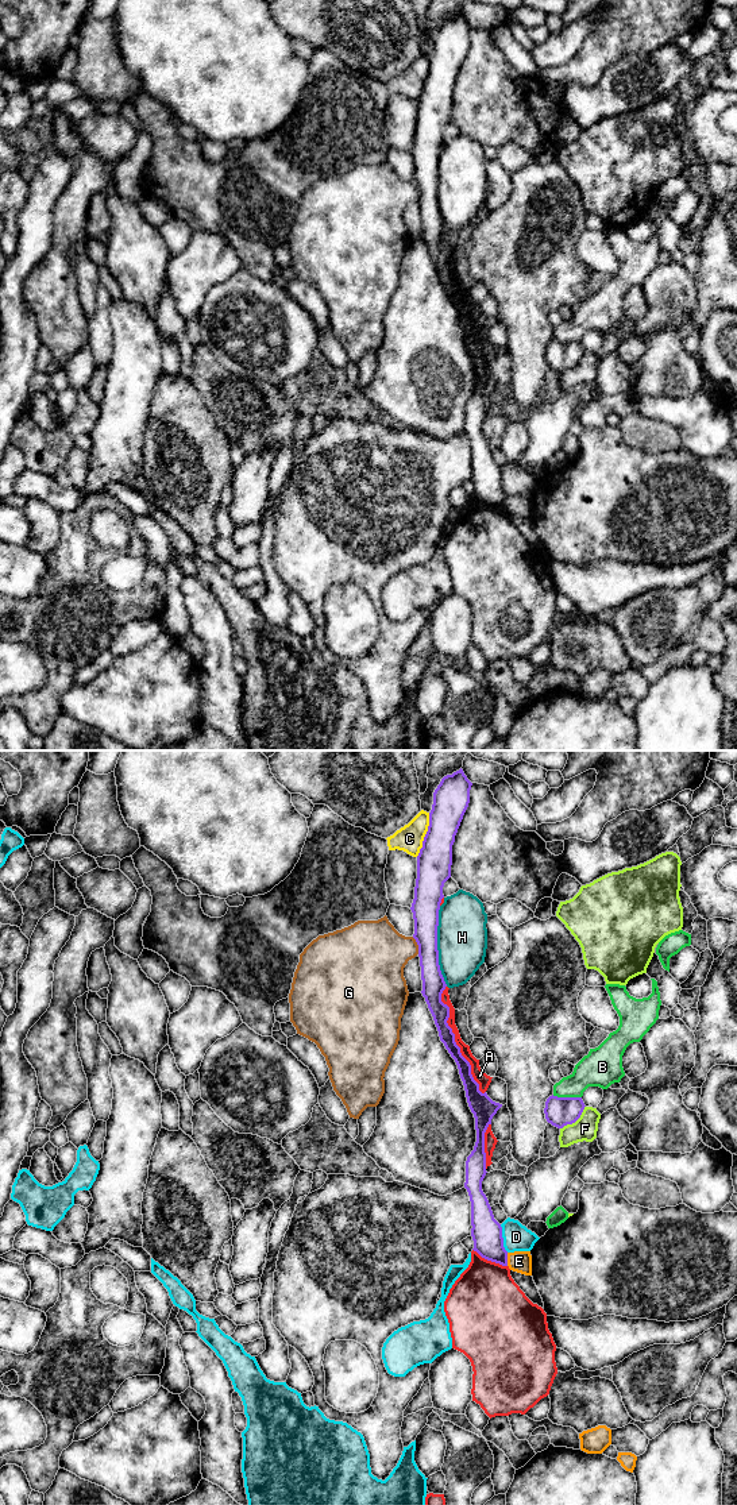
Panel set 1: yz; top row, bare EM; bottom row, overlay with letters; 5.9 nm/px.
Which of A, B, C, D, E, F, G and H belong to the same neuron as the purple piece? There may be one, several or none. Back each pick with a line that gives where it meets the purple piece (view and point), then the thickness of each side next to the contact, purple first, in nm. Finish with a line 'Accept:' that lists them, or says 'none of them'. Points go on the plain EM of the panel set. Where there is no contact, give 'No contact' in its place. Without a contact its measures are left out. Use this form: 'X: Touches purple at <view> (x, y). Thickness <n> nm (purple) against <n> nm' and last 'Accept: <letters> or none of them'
Accept: none of them

